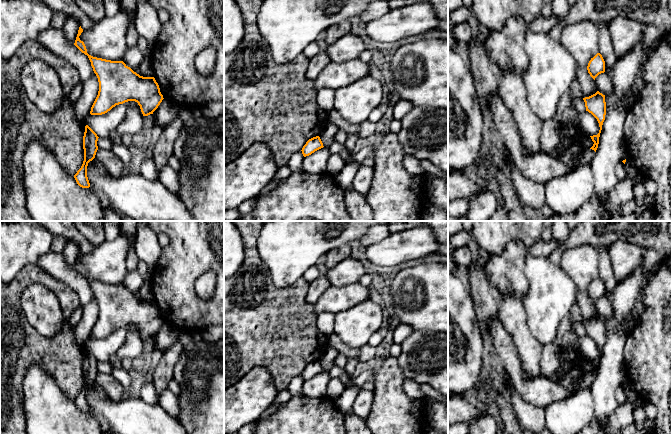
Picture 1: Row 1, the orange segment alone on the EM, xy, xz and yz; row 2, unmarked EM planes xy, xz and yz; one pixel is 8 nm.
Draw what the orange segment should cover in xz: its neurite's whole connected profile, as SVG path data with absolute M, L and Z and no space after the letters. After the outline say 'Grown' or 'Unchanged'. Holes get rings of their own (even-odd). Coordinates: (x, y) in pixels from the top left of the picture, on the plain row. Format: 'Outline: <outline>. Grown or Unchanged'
Outline: M319 360L309 363L302 372L302 378L304 381L311 379L315 375L323 372L323 367Z. Unchanged

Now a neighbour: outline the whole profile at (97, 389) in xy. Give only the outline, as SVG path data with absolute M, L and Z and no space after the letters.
M93 383L93 392L100 399L109 399L104 389L97 383Z

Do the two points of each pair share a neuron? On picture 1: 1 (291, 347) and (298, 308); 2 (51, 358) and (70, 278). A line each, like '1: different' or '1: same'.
1: same
2: different

